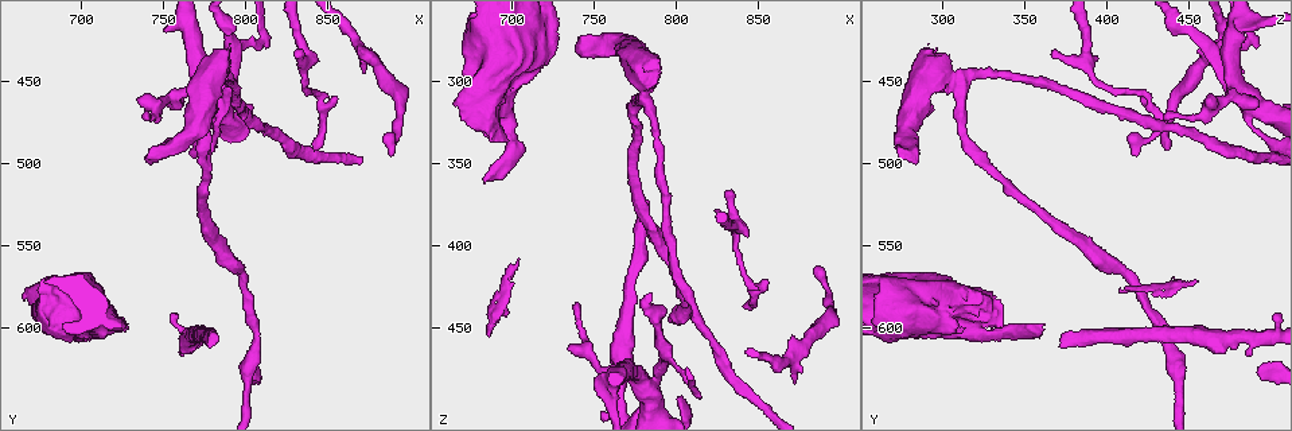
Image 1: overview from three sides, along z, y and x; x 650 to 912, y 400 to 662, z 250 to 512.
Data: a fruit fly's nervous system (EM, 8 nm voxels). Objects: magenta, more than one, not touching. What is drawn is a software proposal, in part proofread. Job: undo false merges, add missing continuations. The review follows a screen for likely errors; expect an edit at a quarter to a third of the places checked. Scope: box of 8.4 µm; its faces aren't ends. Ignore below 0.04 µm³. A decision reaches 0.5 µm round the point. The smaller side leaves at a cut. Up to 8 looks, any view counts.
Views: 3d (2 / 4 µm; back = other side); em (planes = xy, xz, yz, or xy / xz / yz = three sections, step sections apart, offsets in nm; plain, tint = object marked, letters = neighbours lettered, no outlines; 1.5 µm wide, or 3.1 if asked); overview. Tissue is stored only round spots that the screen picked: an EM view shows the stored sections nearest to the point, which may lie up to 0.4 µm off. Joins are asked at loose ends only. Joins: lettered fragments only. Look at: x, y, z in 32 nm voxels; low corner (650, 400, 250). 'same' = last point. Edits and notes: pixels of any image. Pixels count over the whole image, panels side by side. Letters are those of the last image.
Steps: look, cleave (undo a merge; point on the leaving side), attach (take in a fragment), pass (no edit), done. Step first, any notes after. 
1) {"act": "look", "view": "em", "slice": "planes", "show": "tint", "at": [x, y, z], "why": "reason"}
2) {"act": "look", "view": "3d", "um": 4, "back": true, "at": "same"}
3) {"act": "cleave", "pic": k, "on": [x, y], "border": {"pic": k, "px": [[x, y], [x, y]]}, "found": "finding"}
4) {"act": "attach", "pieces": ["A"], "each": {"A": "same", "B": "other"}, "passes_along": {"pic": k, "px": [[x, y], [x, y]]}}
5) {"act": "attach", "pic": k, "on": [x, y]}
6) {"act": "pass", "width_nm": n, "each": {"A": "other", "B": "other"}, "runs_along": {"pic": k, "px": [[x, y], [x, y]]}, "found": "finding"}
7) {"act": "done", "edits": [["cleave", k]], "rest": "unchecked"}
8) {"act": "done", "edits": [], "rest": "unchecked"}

{"act": "look", "view": "em", "um": 3.1, "slice": "planes", "show": "tint", "at": [738, 498, 282], "why": "thick end"}

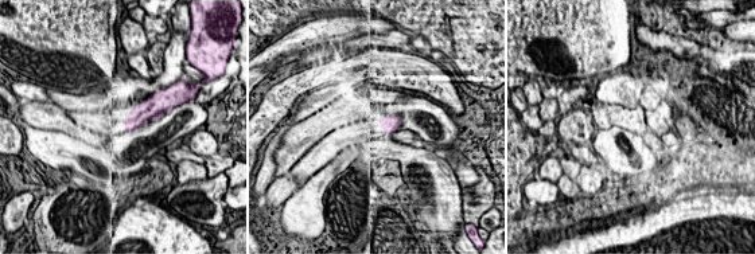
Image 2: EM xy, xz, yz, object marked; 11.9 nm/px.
{"act": "look", "view": "em", "um": 3.1, "slice": "planes", "show": "letters", "at": "same", "why": "what lies round it"}

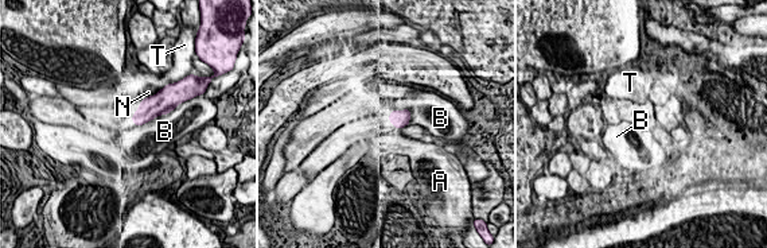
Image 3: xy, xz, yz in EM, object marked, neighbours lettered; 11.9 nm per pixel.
{"act": "pass", "each": {"A": "other", "B": "other", "N": "other", "T": "other"}, "border": {"pic": 3, "px": [[159, 115], [135, 126]]}, "found": "no lettered fragment goes on from it"}

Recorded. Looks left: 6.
{"act": "look", "view": "3d", "um": 2, "at": [806, 606, 436]}

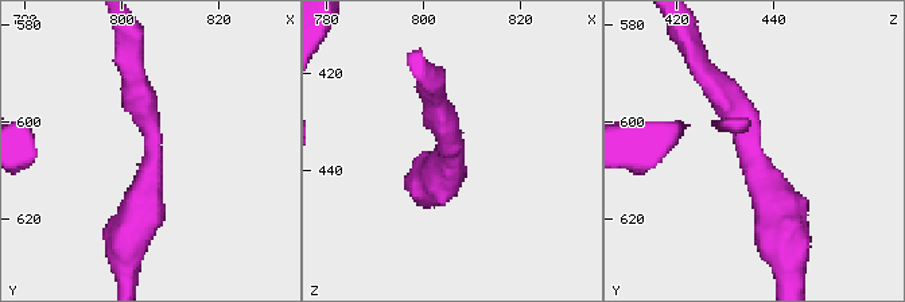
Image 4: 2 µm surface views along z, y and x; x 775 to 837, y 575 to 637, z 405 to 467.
{"act": "look", "view": "em", "slice": "planes", "show": "letters", "at": [807, 605, 435], "arm_widths_nm": [170, 300]}

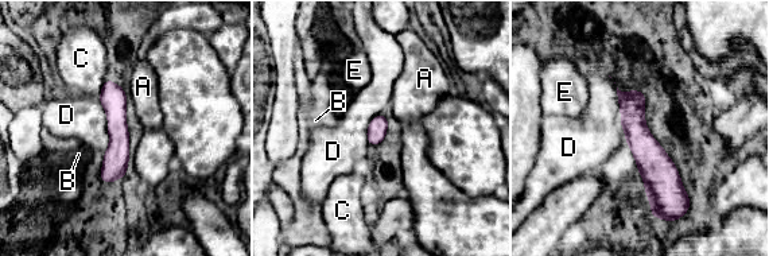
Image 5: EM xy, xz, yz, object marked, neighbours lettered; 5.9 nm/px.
{"act": "pass", "width_nm": 120, "each": {"A": "other", "B": "other", "C": "other", "D": "other", "E": "other"}, "runs_along": {"pic": 5, "px": [[621, 96], [656, 169], [655, 209]]}, "found": "continuous, no second neuron"}

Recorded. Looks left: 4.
{"act": "look", "view": "em", "slice": "xz", "step": 8, "show": "letters", "at": [766, 606, 492], "why": "sharp bend"}

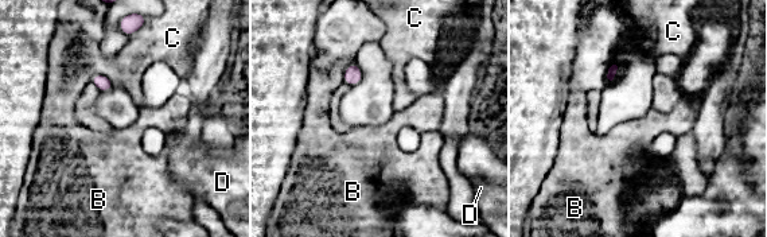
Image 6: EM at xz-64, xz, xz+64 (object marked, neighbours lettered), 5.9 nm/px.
{"act": "pass", "each": {"B": "other", "C": "other", "D": "other"}, "border": {"pic": 6, "px": [[145, 20], [128, 37]]}, "found": "one neuron here"}

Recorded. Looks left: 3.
{"act": "done", "edits": [], "rest": "unchecked"}

